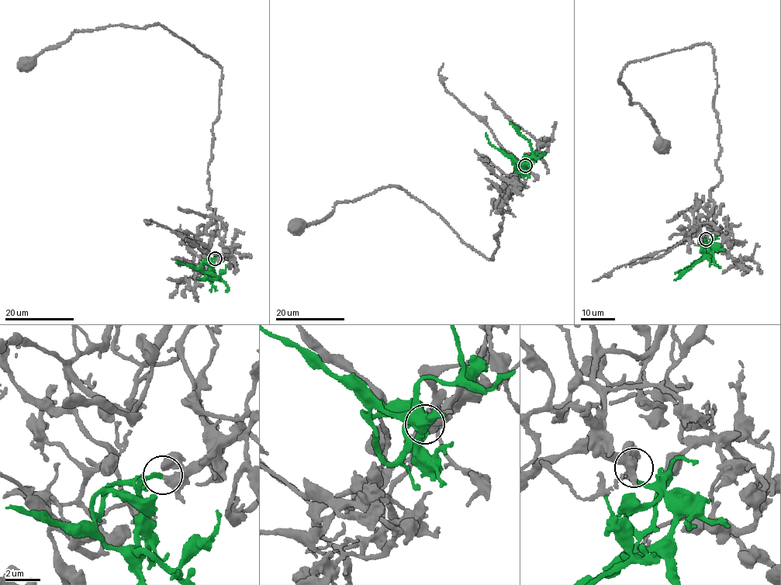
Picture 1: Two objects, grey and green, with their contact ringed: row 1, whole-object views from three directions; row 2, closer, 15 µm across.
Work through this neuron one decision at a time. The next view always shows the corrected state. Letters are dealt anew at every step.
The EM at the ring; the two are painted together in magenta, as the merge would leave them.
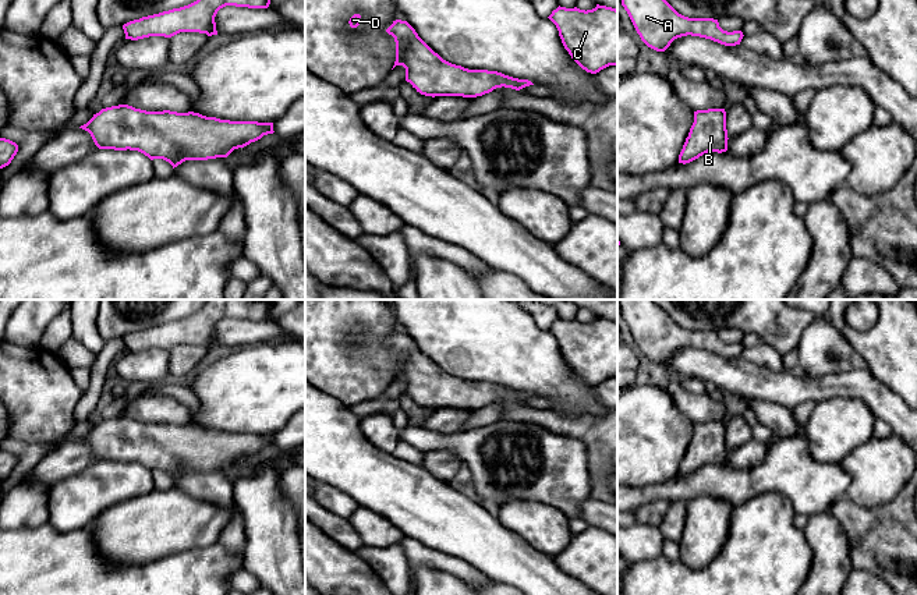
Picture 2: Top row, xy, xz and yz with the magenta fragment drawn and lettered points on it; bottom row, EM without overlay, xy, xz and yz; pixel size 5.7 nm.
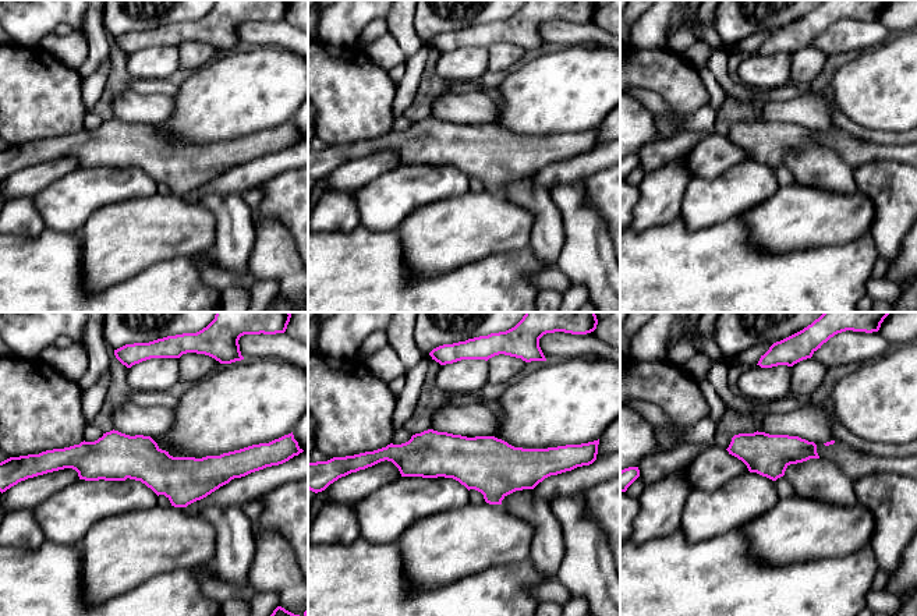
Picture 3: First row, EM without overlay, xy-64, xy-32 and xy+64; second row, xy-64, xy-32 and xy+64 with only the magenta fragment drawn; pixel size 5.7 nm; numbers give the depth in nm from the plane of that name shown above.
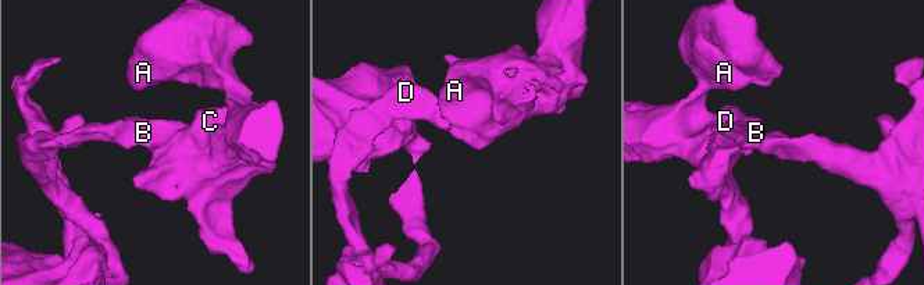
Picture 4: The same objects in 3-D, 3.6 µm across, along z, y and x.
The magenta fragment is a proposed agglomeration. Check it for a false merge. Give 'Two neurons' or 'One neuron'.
One neuron

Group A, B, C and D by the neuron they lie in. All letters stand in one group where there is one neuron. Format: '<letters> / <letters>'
A B C D

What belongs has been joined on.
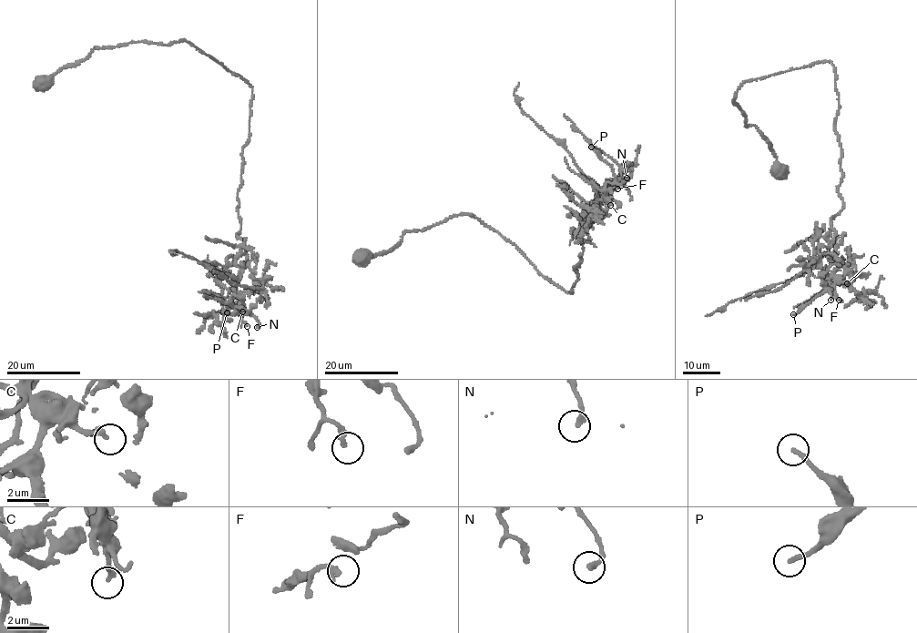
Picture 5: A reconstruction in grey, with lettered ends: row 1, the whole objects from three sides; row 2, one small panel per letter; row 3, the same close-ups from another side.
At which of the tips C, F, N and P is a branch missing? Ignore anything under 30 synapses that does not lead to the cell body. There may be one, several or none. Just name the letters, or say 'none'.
none

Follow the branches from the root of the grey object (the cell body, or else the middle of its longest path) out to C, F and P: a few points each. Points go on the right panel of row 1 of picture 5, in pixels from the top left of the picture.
C: (839, 105), (835, 133), (844, 207), (831, 219), (832, 242), (818, 252), (820, 266), (847, 283)
F: (839, 105), (835, 133), (844, 207), (831, 219), (832, 242), (818, 250), (839, 300)
P: (839, 105), (835, 133), (844, 207), (831, 219), (832, 242), (804, 260), (826, 290), (793, 314)

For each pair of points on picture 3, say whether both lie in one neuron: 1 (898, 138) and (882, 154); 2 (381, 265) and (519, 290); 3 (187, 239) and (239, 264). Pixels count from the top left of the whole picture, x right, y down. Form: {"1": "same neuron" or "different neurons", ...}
{"1": "different neurons", "2": "same neuron", "3": "different neurons"}

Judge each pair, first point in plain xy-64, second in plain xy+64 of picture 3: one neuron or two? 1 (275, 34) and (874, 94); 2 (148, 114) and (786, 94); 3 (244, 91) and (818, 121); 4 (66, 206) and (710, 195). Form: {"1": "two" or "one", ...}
{"1": "two", "2": "two", "3": "two", "4": "one"}

